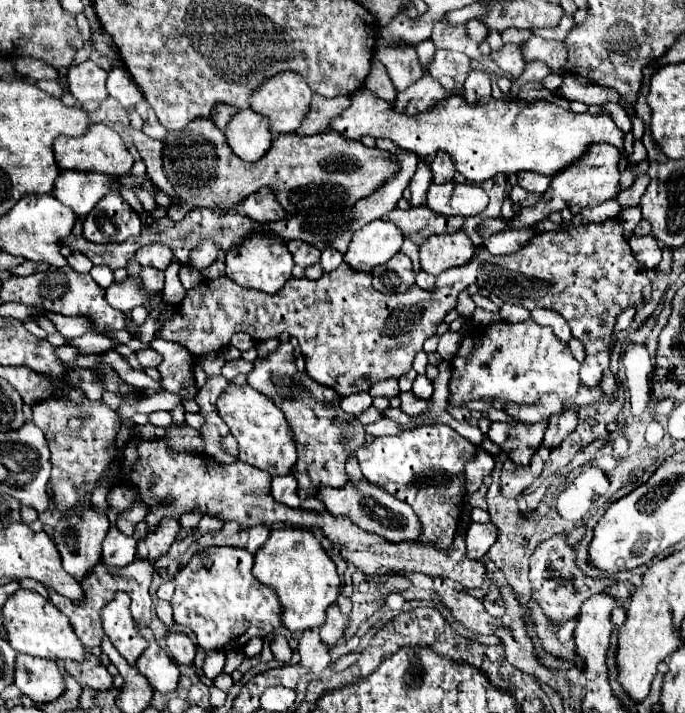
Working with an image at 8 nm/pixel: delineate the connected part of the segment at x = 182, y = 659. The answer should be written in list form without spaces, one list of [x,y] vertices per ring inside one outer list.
[[[167,633],[167,647],[179,665],[191,665],[195,659],[195,645],[185,633]]]

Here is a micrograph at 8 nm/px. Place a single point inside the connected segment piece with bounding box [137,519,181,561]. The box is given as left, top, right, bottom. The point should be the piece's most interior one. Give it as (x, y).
(151, 547)

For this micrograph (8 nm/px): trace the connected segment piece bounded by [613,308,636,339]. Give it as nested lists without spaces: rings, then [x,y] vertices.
[[[628,308],[624,310],[617,318],[617,322],[614,328],[614,334],[613,339],[615,338],[615,330],[616,331],[622,331],[627,329],[630,324],[633,322],[634,316],[635,316],[635,309],[634,308]]]

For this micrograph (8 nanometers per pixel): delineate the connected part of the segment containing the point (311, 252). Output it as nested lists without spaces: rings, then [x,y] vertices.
[[[289,241],[287,247],[289,247],[289,251],[291,251],[291,255],[293,255],[293,259],[295,259],[295,263],[297,263],[299,267],[305,269],[305,267],[309,267],[309,265],[319,263],[321,251],[319,251],[317,247],[313,247],[313,245],[305,243],[305,241]]]

